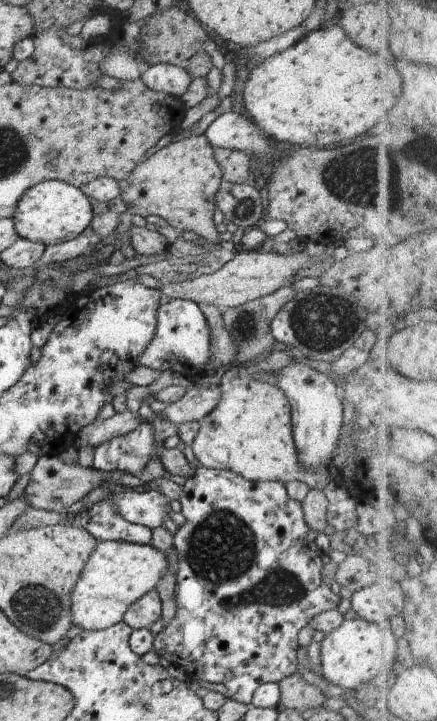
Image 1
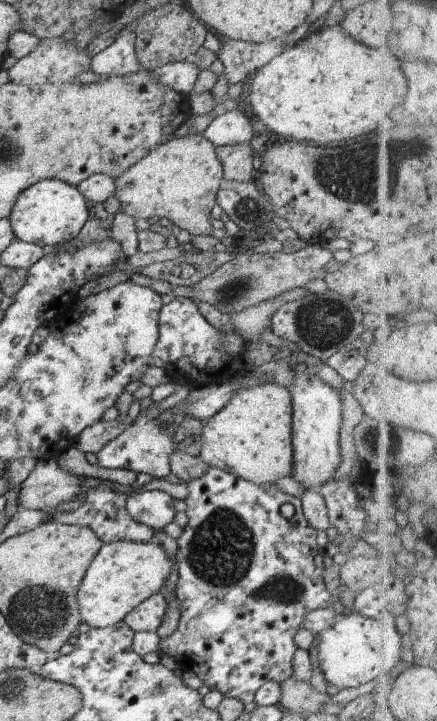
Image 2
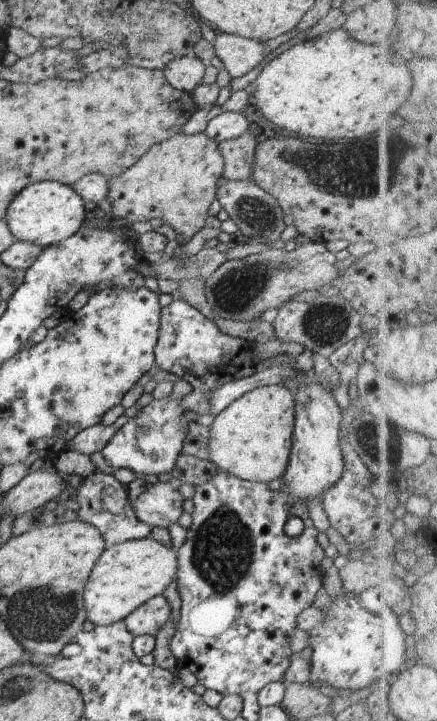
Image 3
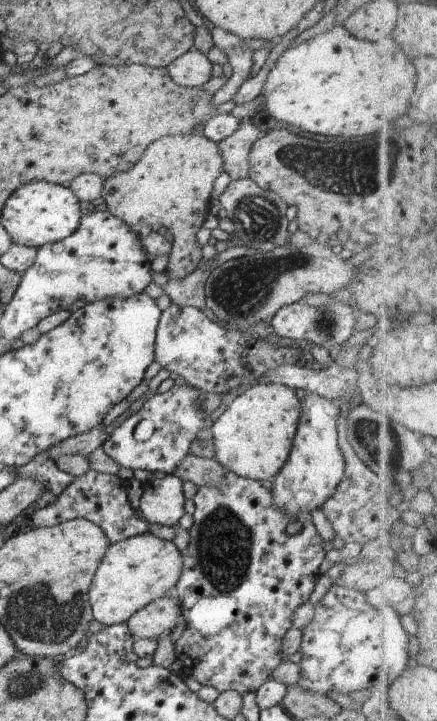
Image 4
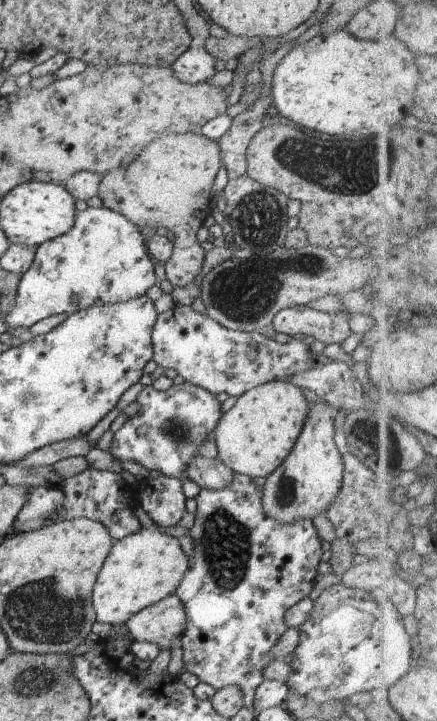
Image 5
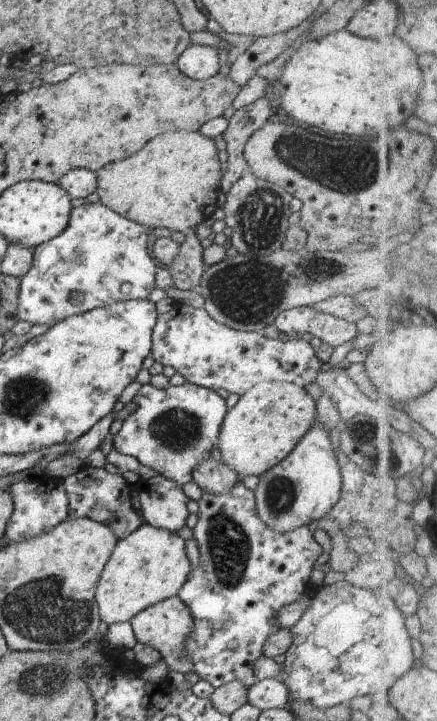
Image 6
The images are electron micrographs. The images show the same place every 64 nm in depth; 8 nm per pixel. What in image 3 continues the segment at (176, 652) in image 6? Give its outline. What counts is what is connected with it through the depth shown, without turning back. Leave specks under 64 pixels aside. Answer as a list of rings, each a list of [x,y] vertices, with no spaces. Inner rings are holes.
[[[162,595],[155,596],[144,602],[127,616],[123,622],[134,636],[156,636],[164,624],[168,624],[172,618],[172,608]]]

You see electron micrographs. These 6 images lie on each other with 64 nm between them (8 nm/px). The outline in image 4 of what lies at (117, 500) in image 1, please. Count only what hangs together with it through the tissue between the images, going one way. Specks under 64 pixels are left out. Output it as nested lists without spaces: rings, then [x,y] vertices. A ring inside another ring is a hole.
[[[175,475],[152,480],[143,488],[140,514],[152,524],[174,527],[185,514],[183,481]]]

